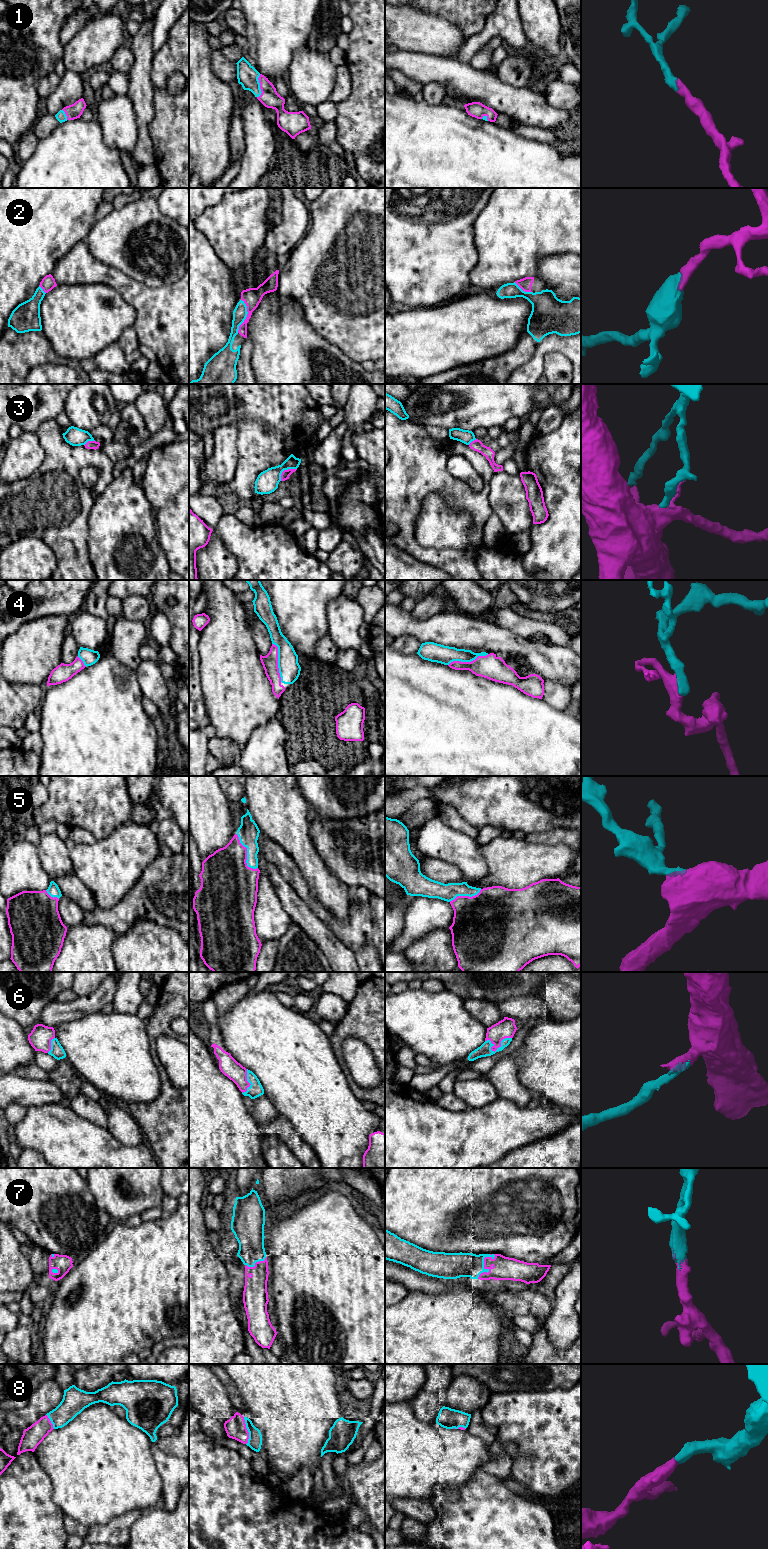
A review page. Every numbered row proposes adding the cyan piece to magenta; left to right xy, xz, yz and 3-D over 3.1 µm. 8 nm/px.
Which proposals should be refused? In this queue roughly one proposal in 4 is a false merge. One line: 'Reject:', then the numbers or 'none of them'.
Reject: 3

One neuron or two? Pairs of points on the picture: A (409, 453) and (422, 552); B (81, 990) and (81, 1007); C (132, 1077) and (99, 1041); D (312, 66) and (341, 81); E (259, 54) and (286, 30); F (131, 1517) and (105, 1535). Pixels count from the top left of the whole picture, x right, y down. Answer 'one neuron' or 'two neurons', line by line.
A: one neuron
B: two neurons
C: one neuron
D: two neurons
E: one neuron
F: one neuron

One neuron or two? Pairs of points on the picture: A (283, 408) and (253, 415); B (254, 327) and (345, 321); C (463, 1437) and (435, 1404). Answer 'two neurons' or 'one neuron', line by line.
A: one neuron
B: two neurons
C: two neurons

